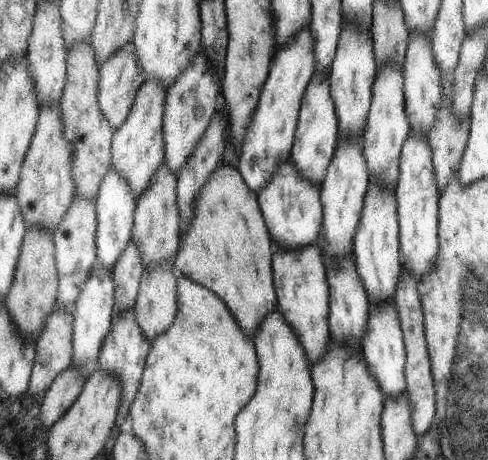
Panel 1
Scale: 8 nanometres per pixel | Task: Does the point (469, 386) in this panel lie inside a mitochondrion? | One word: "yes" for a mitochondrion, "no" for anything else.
yes

